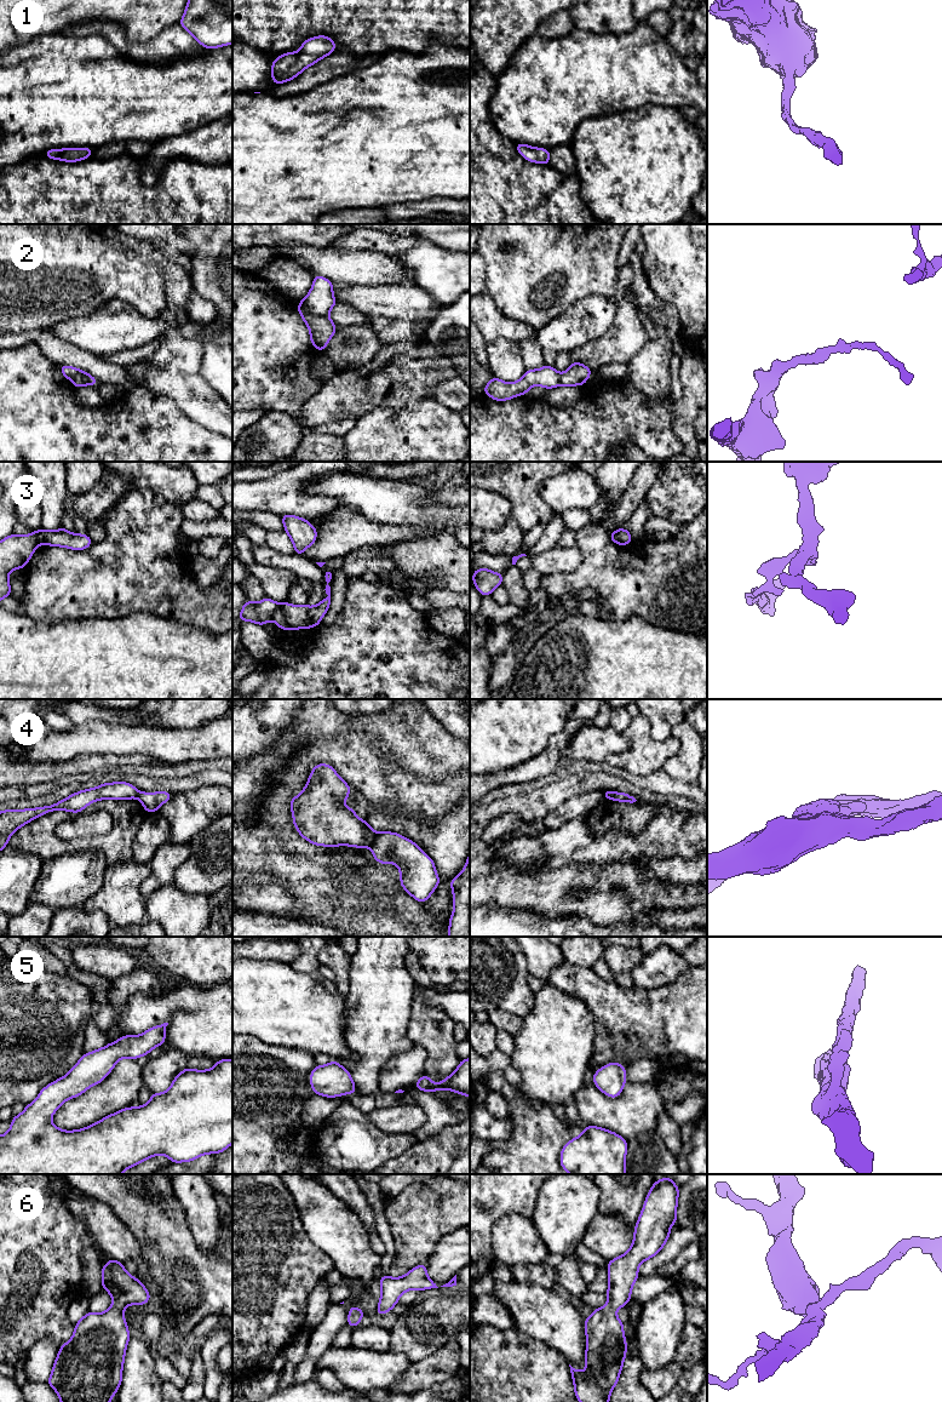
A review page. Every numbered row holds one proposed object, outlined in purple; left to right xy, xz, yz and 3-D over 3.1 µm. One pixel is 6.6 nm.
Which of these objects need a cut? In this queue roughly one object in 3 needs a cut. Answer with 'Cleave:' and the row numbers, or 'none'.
Cleave: 2, 3, 4

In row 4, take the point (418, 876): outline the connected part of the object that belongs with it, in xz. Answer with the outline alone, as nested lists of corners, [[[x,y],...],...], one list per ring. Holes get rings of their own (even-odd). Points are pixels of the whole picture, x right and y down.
[[[377,832],[372,853],[380,864],[397,865],[400,883],[419,903],[426,902],[440,885],[433,860],[417,843],[400,834]]]

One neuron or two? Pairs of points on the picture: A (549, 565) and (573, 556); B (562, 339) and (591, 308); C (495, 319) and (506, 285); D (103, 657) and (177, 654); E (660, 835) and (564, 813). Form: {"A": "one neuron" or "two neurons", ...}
{"A": "one neuron", "B": "one neuron", "C": "two neurons", "D": "one neuron", "E": "two neurons"}

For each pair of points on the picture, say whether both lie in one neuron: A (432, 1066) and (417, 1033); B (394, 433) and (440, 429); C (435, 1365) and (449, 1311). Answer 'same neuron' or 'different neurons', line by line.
A: same neuron
B: same neuron
C: different neurons

